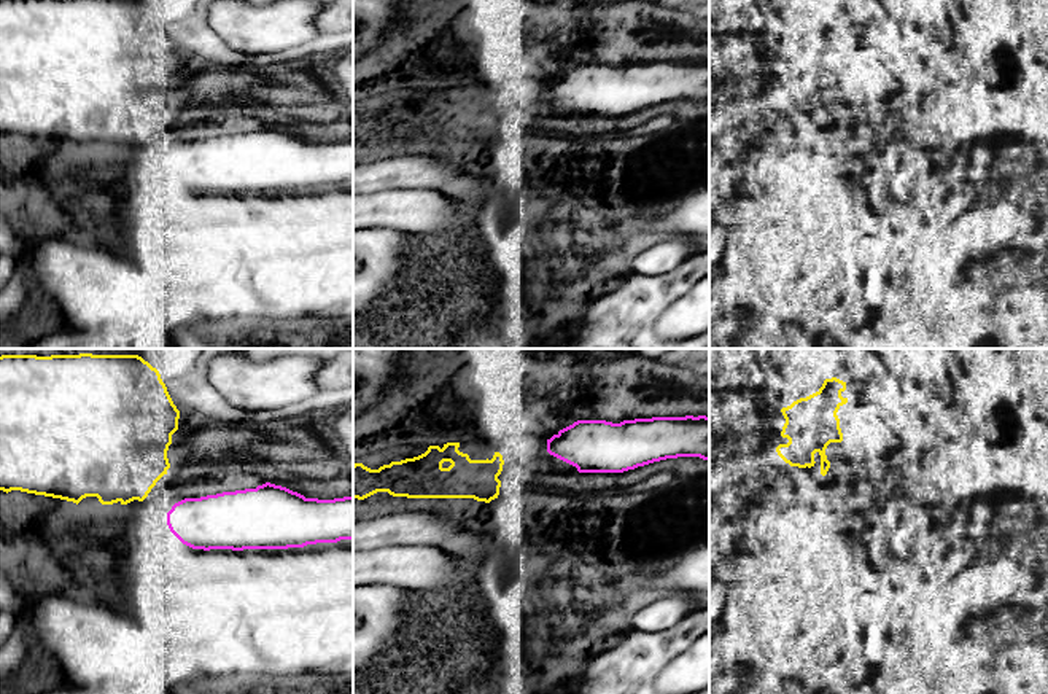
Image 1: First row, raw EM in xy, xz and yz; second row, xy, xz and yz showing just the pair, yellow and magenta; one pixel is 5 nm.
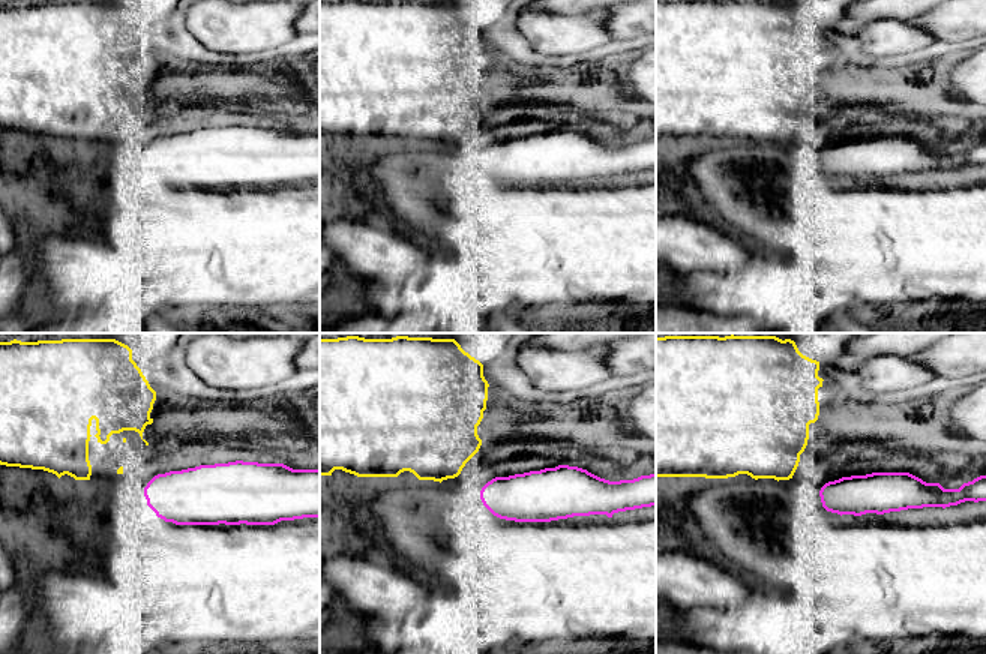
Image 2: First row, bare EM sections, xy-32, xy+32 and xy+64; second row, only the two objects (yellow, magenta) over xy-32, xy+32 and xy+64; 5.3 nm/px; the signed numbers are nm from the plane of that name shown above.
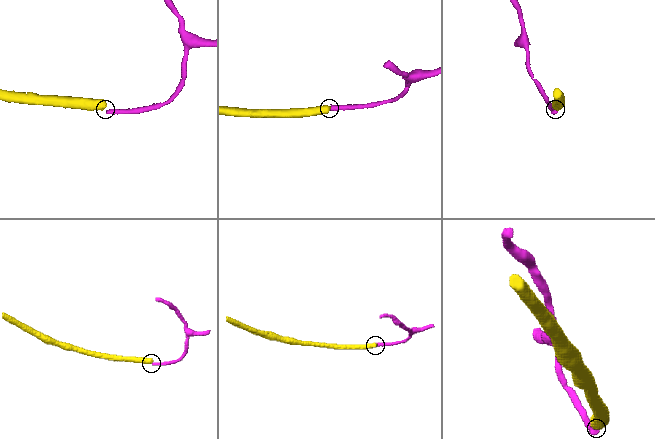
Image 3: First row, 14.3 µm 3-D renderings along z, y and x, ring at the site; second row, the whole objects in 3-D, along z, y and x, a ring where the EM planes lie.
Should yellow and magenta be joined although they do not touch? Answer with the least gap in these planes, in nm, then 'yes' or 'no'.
140 nm | no

